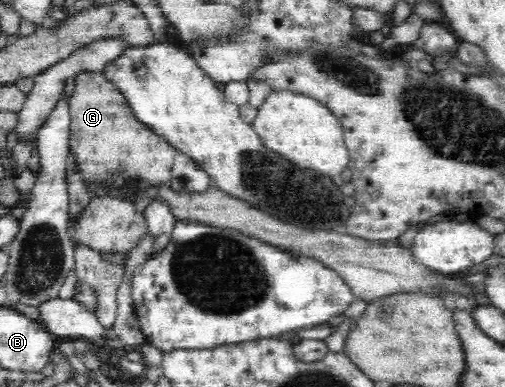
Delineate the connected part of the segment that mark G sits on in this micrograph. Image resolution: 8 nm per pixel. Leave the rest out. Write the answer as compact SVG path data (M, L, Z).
M79 68L68 105L71 115L70 147L87 183L105 182L109 172L125 168L125 162L131 168L145 166L143 180L151 182L151 185L170 182L176 148L135 116L125 92L105 72Z

